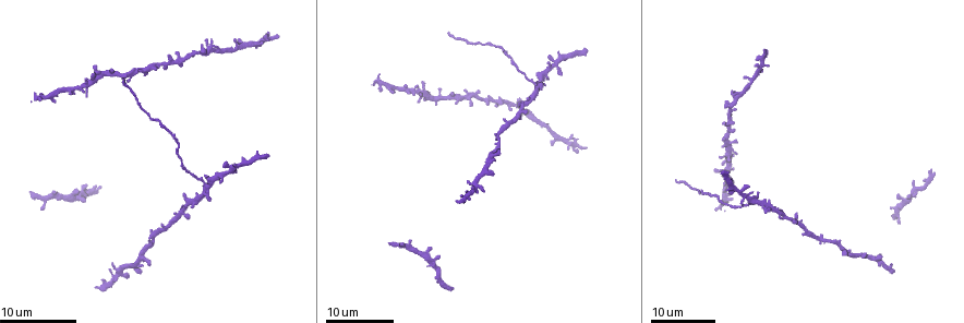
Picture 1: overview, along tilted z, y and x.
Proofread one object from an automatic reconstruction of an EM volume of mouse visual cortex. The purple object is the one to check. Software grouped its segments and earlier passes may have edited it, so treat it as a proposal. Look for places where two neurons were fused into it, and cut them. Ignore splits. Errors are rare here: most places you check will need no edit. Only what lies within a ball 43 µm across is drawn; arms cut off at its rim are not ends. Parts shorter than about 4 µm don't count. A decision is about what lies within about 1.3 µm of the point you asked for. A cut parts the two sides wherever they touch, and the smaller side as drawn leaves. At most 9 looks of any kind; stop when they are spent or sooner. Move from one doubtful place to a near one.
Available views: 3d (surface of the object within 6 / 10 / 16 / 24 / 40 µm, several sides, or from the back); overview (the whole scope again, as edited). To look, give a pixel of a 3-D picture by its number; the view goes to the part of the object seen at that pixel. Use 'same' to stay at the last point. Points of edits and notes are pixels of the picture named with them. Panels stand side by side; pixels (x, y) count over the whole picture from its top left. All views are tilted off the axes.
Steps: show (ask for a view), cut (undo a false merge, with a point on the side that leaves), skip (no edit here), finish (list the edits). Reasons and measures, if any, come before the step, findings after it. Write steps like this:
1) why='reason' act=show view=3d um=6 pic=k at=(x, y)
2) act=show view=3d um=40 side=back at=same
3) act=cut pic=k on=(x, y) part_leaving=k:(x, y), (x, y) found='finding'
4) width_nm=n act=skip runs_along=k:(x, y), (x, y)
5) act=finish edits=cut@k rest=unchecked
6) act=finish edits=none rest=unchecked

act=show view=3d um=16 pic=1 at=(85, 83)

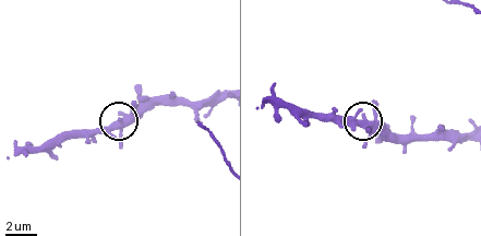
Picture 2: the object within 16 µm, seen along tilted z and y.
act=show view=3d um=6 pic=2 at=(122, 119)

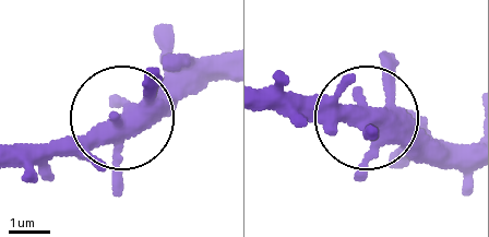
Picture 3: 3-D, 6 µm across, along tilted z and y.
side_arm_um=9 act=skip found='all the same neuron'

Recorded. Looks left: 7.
why='two arms in line, one across' act=show view=3d um=16 pic=1 at=(751, 84)

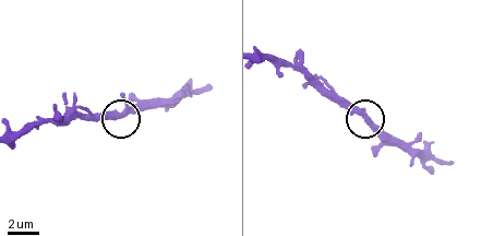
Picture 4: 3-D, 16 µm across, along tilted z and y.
act=show view=3d um=6 pic=4 at=(123, 117)

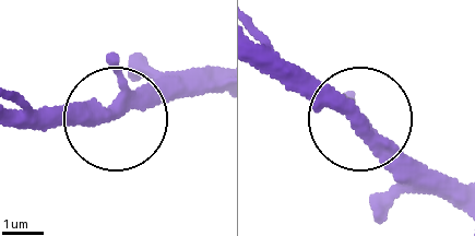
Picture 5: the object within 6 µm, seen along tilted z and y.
act=show view=3d um=6 side=back pic=5 at=(113, 112)

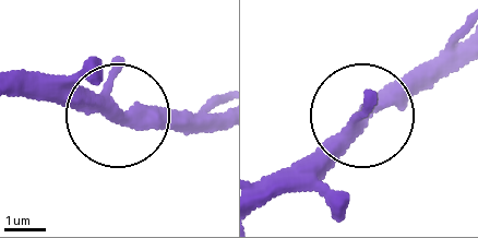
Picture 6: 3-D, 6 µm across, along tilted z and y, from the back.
act=skip runs_along=6:(222, 120), (123, 121), (60, 90) found='all the same neuron'

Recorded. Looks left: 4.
why='side arm on a straight run' act=show view=3d um=24 pic=1 at=(196, 51)

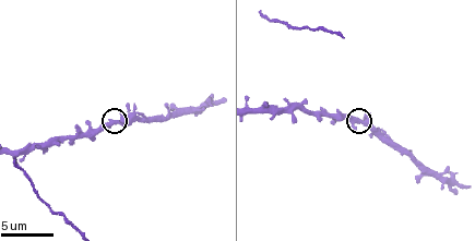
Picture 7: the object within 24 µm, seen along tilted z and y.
act=show view=3d um=10 pic=7 at=(361, 120)

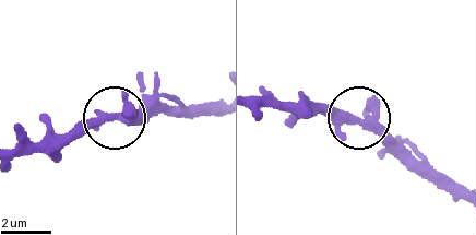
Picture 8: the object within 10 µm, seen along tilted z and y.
width_nm=300 act=skip found='one neuron here'

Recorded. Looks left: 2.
act=show view=3d um=24 pic=1 at=(531, 82)

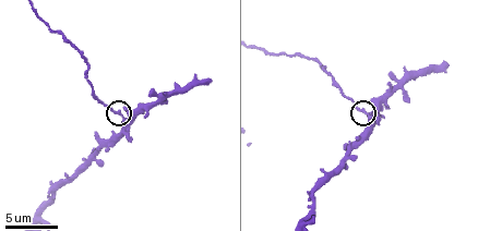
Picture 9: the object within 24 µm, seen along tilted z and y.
act=show view=3d um=6 pic=9 at=(121, 110)

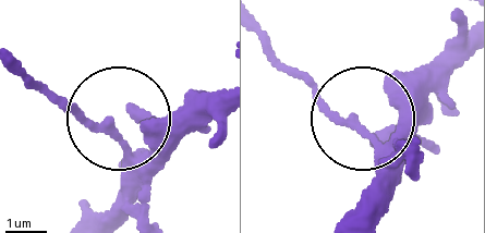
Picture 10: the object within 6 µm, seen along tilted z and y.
width_nm=230 act=cut pic=10 on=(77, 113) part_leaving=10:(120, 135), (85, 120), (20, 60) found='a second neuron is stuck on'

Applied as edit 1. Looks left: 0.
act=finish edits=cut@10 rest=unchecked

